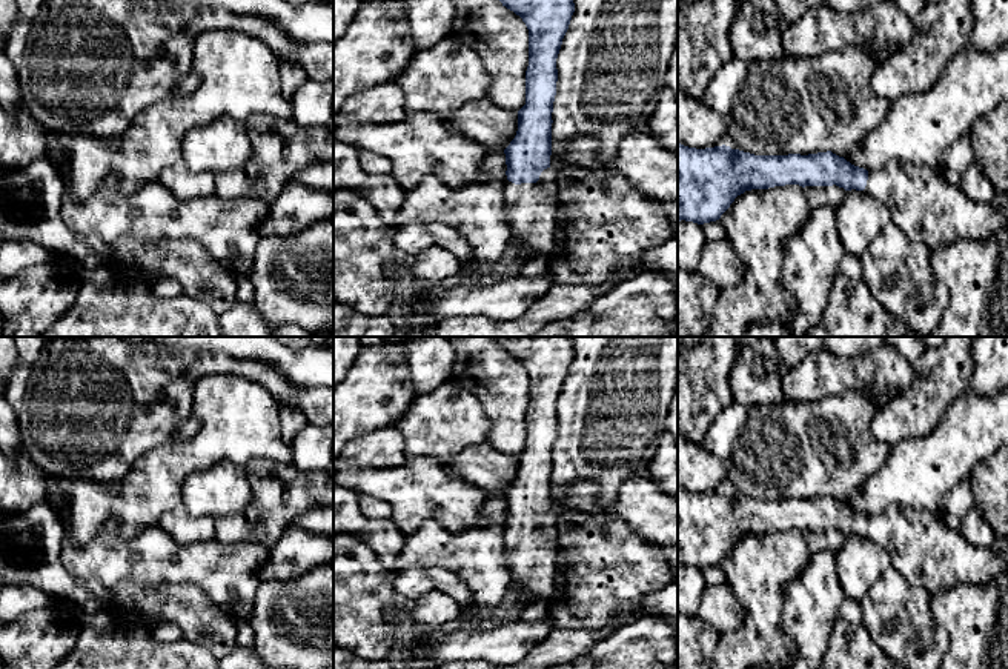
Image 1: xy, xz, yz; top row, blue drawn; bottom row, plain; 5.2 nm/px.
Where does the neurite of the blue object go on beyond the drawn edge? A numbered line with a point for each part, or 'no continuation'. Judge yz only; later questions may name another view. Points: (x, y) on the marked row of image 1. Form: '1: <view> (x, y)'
1: yz (922, 203)

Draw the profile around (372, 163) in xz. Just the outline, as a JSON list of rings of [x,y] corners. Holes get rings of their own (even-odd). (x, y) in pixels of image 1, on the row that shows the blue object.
[[[361,152],[360,165],[367,174],[372,175],[384,175],[392,171],[392,161],[373,152]]]

